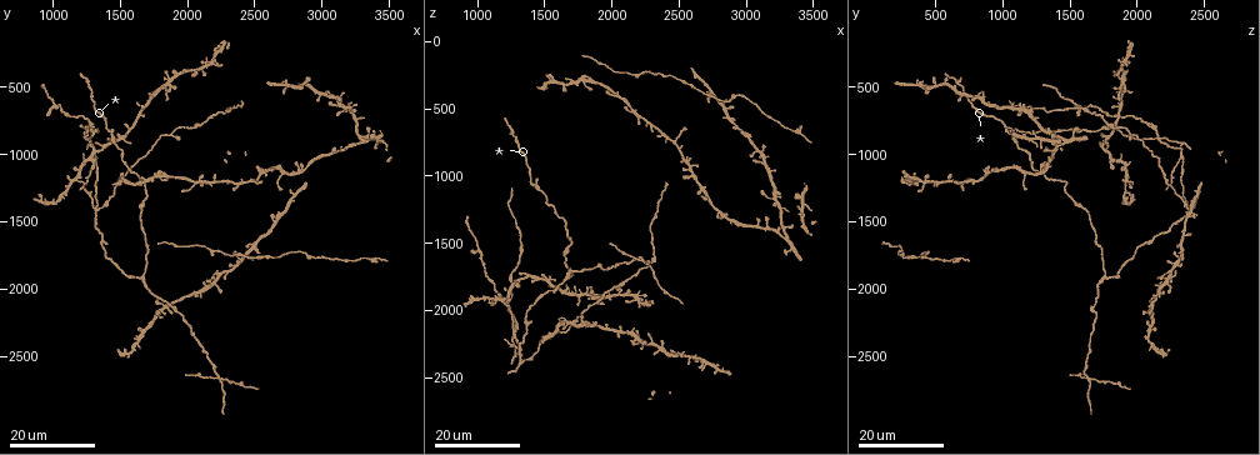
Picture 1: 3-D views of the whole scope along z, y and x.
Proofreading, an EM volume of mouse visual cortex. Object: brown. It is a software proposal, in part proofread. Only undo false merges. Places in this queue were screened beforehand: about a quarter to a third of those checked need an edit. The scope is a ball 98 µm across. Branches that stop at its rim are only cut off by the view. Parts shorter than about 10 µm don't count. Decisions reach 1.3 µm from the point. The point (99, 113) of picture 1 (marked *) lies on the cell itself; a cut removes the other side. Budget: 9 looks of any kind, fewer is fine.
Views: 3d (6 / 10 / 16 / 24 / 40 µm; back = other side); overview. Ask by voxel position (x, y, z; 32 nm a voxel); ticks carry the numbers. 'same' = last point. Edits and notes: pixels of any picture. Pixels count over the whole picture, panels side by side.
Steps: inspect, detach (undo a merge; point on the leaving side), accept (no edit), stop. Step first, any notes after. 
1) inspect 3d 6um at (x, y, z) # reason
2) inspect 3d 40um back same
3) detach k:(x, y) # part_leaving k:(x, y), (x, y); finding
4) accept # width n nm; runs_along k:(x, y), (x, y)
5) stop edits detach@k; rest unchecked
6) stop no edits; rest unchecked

inspect 3d 16um at (2200, 1220, 540) # three arms meet

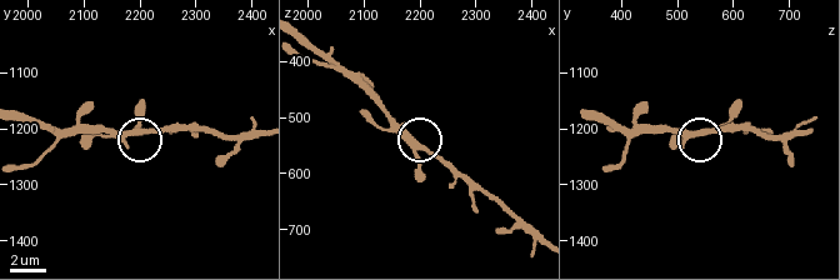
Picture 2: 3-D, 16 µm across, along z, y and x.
inspect 3d 6um at (2200, 1210, 550)

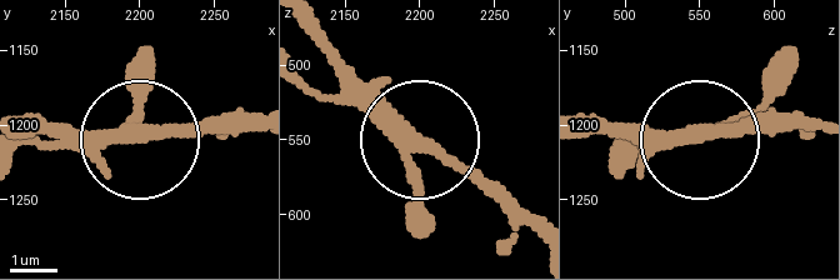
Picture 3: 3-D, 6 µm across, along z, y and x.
accept # arms 3; continuous, no second cell

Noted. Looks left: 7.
inspect 3d 16um at (2600, 1140, 960) # three arms meet

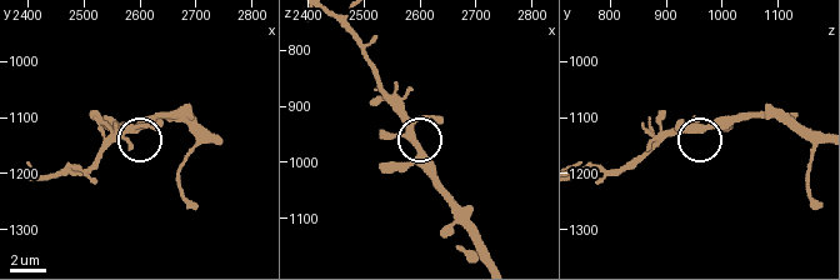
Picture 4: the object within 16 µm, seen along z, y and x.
inspect 3d 6um at (2600, 1120, 970)

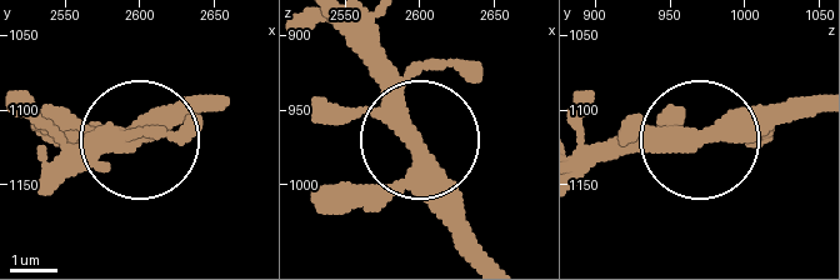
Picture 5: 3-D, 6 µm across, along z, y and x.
accept # arms 3; all the same cell

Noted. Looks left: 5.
inspect 3d 16um at (1380, 1640, 2100)

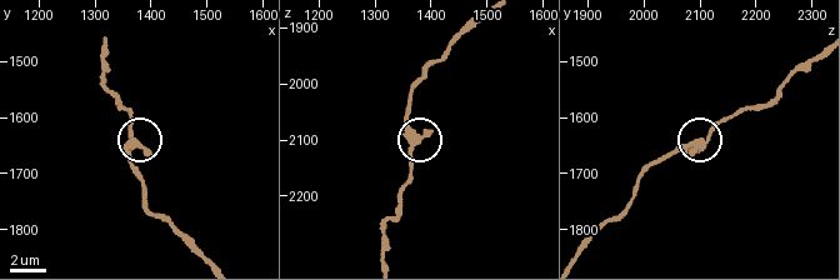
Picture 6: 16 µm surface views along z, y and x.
inspect 3d 10um at (1365, 1640, 2115) # zoom in

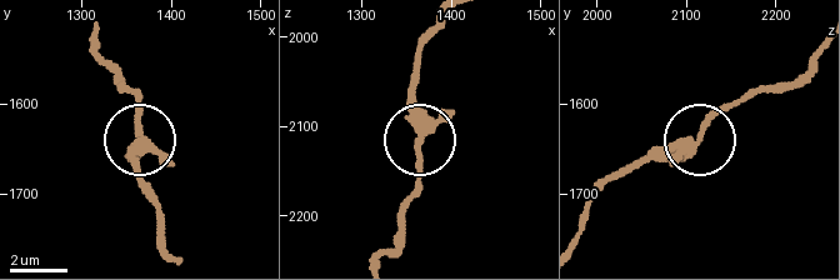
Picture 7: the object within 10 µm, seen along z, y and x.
accept # runs_along 7:(439, 21), (416, 61), (416, 188); one cell here

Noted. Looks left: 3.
inspect 3d 16um at (1620, 1900, 1800) # thin neck

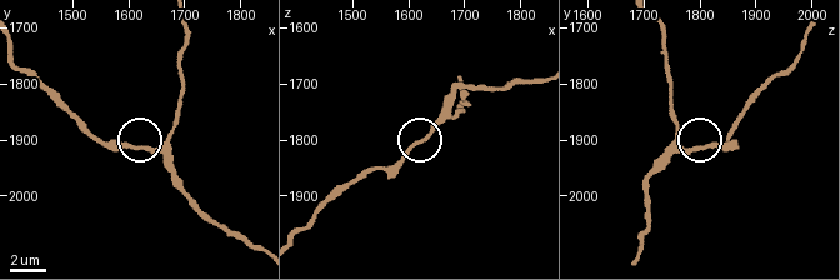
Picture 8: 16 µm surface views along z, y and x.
inspect 3d 10um at (1610, 1915, 1805)

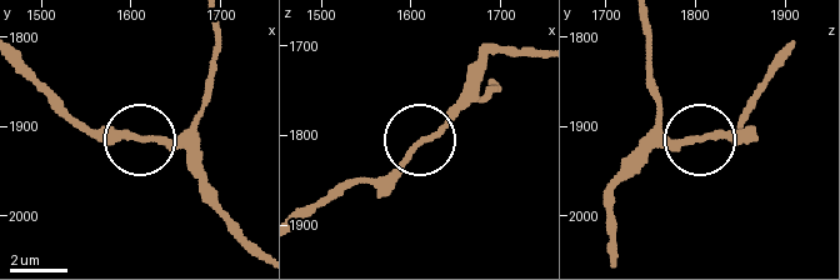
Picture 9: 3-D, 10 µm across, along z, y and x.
accept # runs_along 9:(641, 24), (649, 89), (663, 131), (678, 139), (754, 139); continuous, no second cell

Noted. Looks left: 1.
stop no edits; rest unchecked

